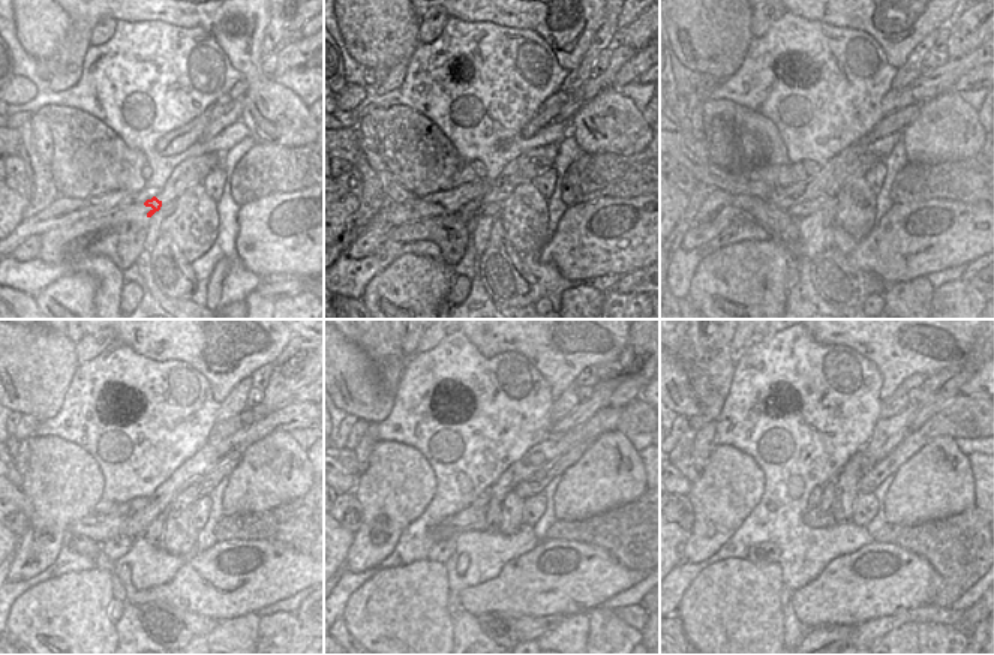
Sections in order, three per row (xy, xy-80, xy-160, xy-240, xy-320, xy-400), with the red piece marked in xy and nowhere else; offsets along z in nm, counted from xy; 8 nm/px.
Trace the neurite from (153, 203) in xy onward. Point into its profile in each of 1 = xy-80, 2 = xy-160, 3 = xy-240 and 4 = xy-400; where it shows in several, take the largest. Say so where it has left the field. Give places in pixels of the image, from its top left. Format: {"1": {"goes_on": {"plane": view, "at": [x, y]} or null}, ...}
{"1": {"goes_on": {"plane": "xy-80", "at": [489, 207]}}, "2": {"goes_on": {"plane": "xy-160", "at": [808, 207]}}, "3": {"goes_on": {"plane": "xy-240", "at": [114, 549]}}, "4": {"goes_on": {"plane": "xy-400", "at": [763, 553]}}}

